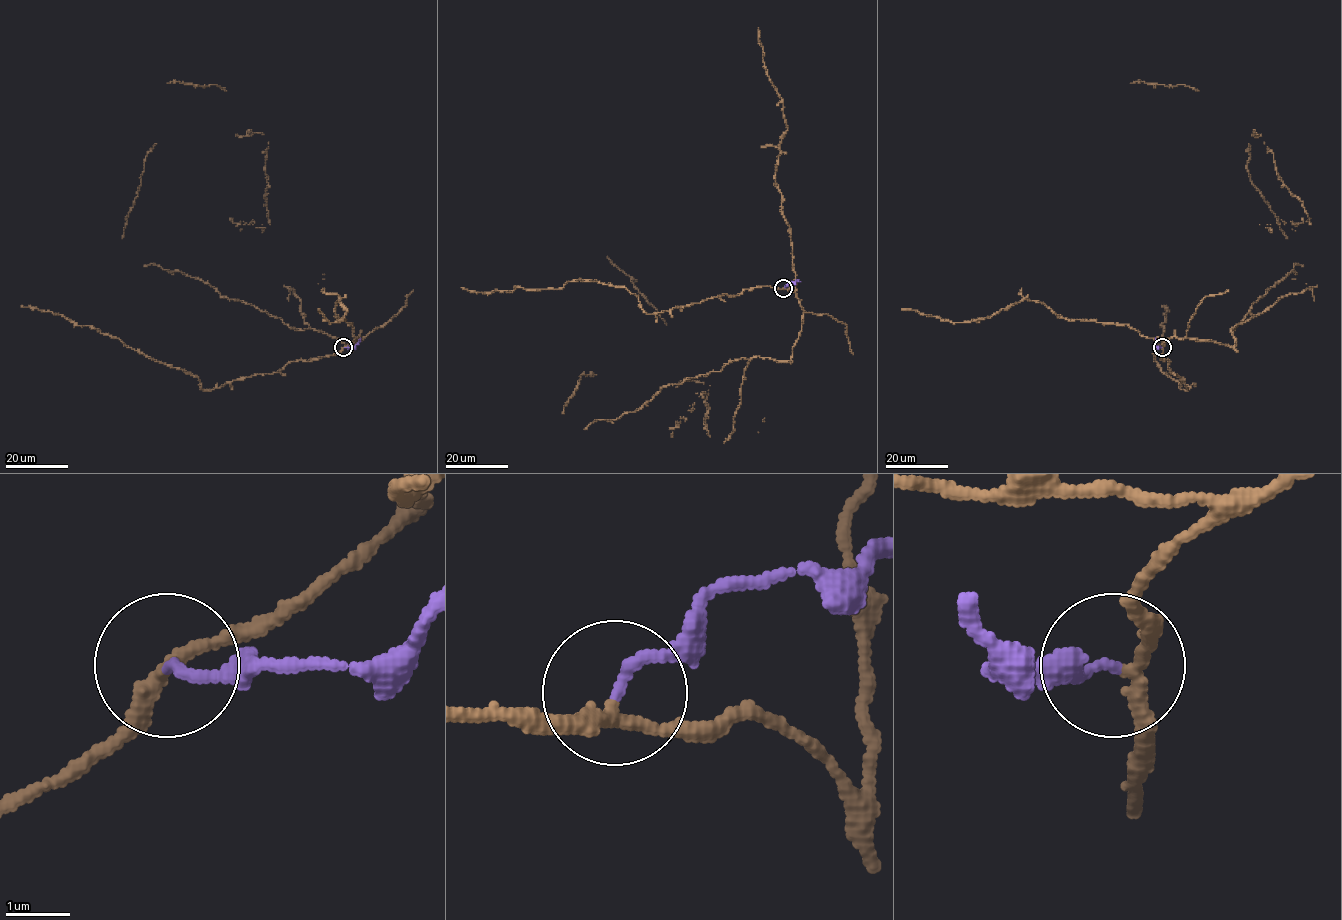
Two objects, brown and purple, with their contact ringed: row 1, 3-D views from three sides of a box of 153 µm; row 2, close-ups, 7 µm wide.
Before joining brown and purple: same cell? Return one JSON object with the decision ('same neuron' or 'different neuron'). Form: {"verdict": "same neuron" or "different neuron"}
{"verdict": "different neuron"}

